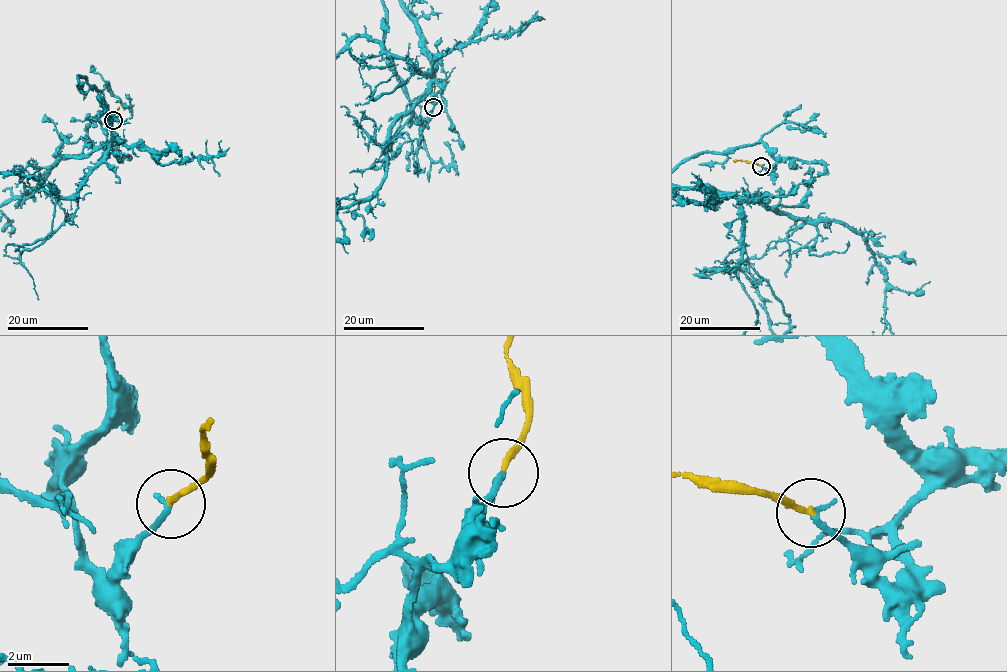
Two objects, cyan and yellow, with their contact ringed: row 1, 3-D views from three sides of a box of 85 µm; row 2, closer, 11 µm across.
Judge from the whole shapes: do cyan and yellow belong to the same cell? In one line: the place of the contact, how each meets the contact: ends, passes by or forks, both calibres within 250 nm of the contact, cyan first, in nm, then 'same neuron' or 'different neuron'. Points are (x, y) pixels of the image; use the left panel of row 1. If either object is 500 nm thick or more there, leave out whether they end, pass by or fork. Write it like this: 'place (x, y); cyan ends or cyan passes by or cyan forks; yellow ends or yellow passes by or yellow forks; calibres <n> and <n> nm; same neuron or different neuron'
place (113, 120); cyan ends; yellow ends; calibres 200 and 190 nm; same neuron

